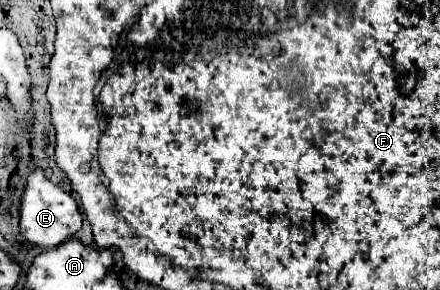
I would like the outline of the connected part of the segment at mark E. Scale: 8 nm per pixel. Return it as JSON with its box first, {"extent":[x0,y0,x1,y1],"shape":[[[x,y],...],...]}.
{"extent":[19,167,83,249],"shape":[[[33,167],[27,181],[25,181],[19,217],[21,217],[21,221],[19,221],[21,237],[25,241],[29,241],[31,245],[37,245],[37,247],[43,247],[43,249],[53,249],[53,247],[65,243],[83,225],[83,217],[79,213],[79,207],[77,207],[75,199],[67,191],[63,191],[61,187],[51,183],[45,177],[41,167]]]}

